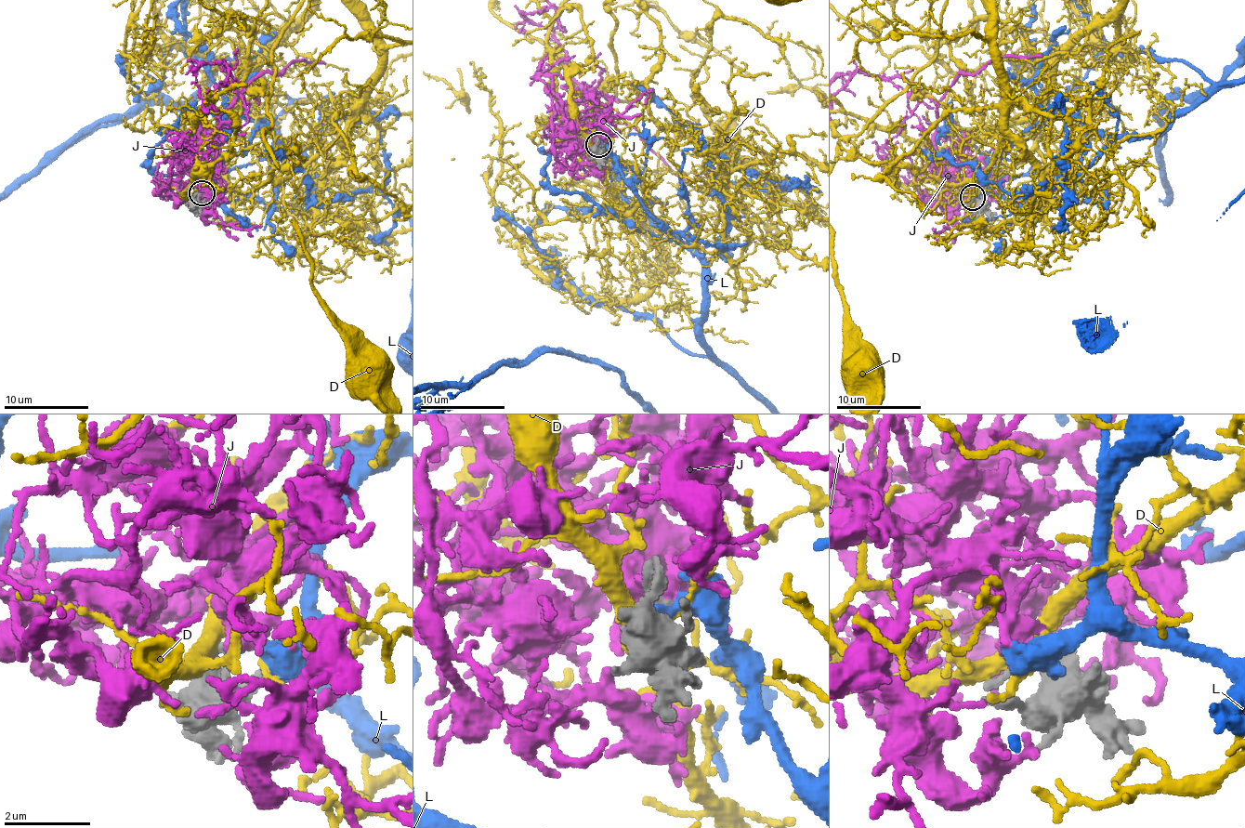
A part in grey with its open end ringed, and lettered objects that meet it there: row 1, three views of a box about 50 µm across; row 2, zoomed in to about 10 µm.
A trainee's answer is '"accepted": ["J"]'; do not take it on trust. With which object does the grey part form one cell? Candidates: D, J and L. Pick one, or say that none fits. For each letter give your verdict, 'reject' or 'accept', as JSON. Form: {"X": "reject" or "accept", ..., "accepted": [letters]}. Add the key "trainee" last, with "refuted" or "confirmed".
{"D": "reject", "J": "accept", "L": "reject", "accepted": ["J"], "trainee": "confirmed"}

